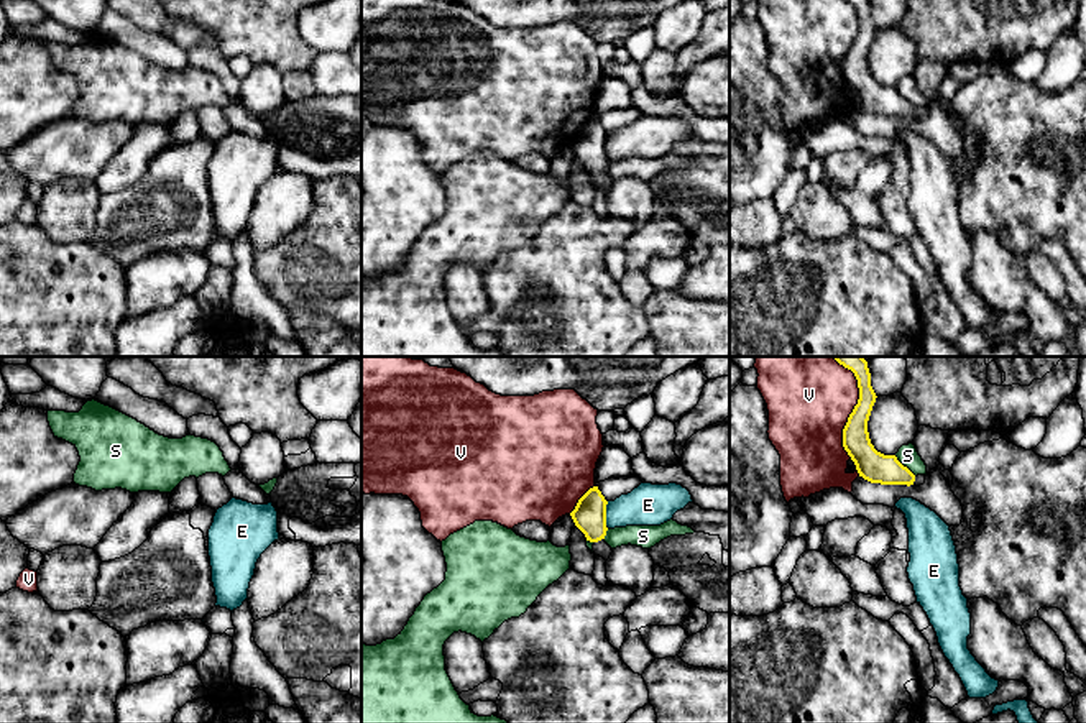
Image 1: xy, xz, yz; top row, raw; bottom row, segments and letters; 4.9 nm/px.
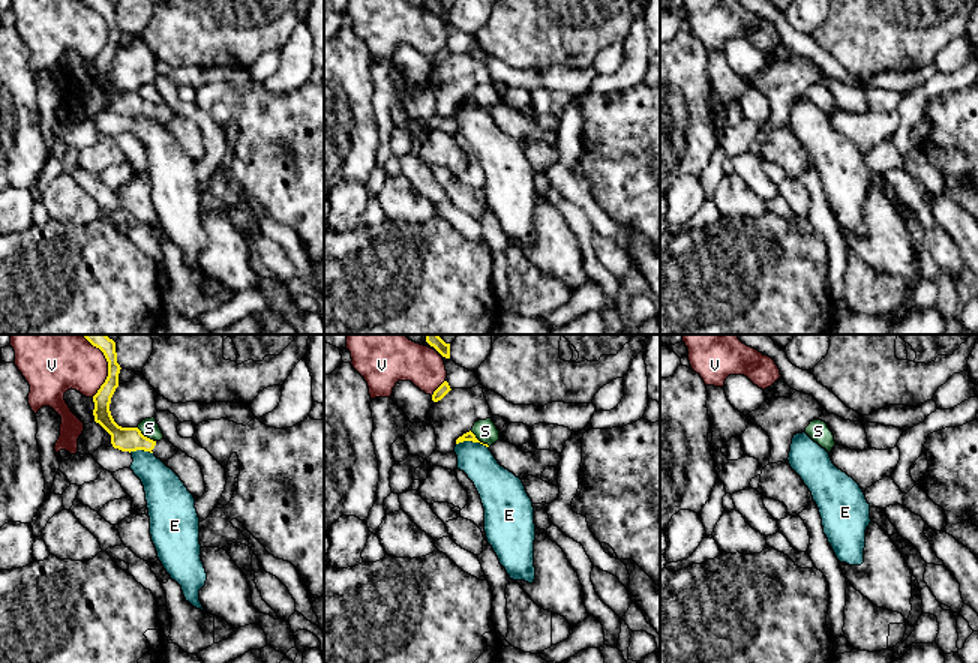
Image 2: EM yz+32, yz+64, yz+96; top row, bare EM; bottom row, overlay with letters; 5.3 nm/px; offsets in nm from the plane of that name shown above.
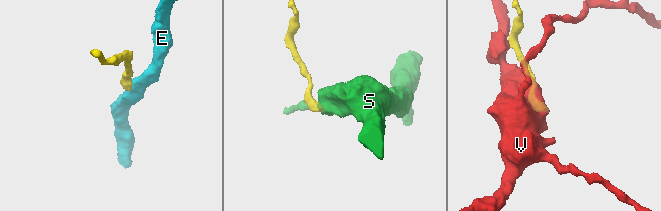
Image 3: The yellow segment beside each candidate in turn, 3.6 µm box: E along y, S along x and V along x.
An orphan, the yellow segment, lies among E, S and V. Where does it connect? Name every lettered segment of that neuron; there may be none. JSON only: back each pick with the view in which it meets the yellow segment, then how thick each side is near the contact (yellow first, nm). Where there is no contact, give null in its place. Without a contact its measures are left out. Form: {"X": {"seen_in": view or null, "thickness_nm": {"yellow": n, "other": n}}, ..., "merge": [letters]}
{"merge": []}

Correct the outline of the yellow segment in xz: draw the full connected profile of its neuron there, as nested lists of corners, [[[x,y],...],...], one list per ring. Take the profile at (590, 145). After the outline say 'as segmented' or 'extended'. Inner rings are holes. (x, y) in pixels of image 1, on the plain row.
[[[590,120],[570,145],[575,158],[585,166],[587,173],[593,176],[595,187],[610,191],[613,181],[605,174],[606,168],[606,136],[608,133],[598,122]]]; extended

